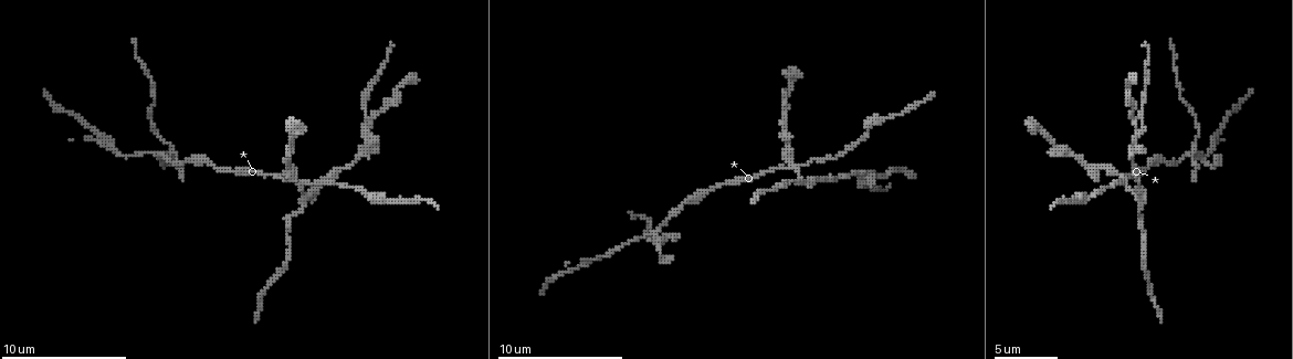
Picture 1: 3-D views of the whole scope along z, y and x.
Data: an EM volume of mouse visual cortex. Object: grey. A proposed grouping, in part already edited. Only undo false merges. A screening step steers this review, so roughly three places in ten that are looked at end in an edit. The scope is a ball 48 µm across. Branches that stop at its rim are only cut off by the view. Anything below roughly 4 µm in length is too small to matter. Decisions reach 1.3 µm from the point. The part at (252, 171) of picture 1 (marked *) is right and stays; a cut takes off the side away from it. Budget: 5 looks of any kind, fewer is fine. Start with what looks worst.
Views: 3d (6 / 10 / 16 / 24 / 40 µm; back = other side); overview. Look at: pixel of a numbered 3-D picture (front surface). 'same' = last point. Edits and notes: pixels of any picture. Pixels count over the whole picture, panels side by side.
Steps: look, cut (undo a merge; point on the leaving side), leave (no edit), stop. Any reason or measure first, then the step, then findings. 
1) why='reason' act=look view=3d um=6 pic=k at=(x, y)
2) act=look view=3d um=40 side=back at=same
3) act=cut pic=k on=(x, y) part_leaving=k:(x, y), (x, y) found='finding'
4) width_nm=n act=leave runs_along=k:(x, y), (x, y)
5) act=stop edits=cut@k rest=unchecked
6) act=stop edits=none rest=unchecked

why='four or more arms meet' act=look view=3d um=6 pic=1 at=(792, 162)

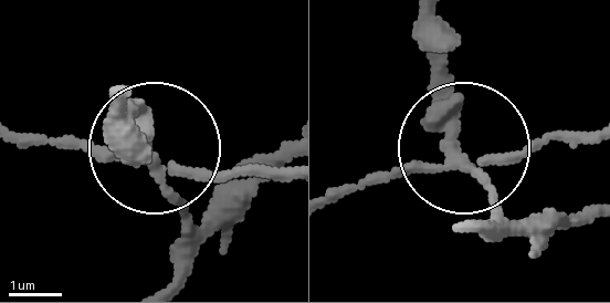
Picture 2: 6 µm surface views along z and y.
side_arm_um=9 arms=4 act=cut pic=2 on=(433, 108) found='a second cell is stuck on'

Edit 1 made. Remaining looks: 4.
why='thick turns thin' act=look view=3d um=6 pic=1 at=(709, 189)

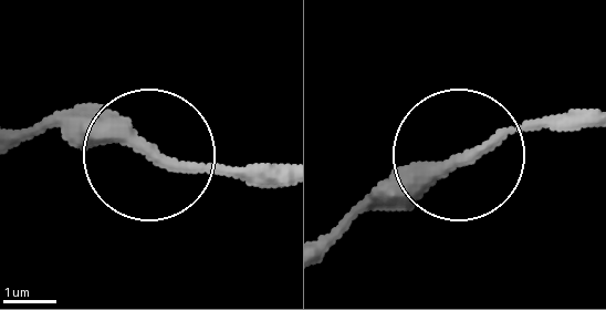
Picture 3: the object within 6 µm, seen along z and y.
act=look view=3d um=6 side=back pic=3 at=(156, 153)

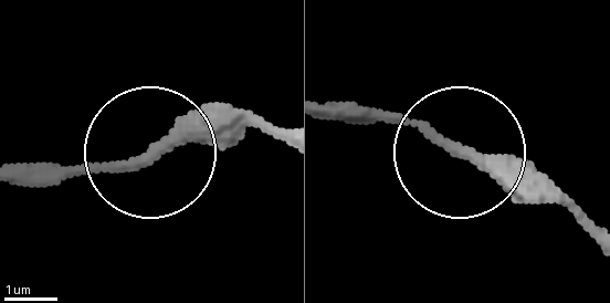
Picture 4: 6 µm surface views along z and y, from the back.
act=leave found='one cell here'

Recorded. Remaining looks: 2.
why='thick turns thin' act=look view=3d um=10 pic=1 at=(1075, 200)

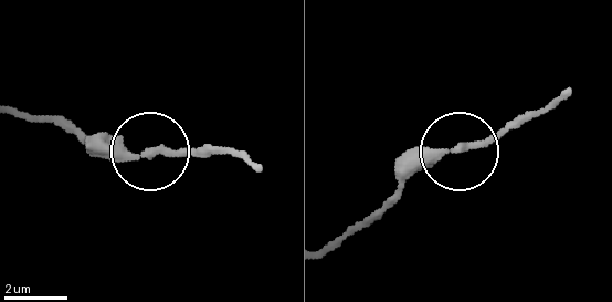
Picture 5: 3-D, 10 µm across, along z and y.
act=leave runs_along=5:(323, 253), (418, 172), (549, 107) found='all the same cell'

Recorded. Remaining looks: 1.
act=stop edits=cut@2 rest=unchecked

